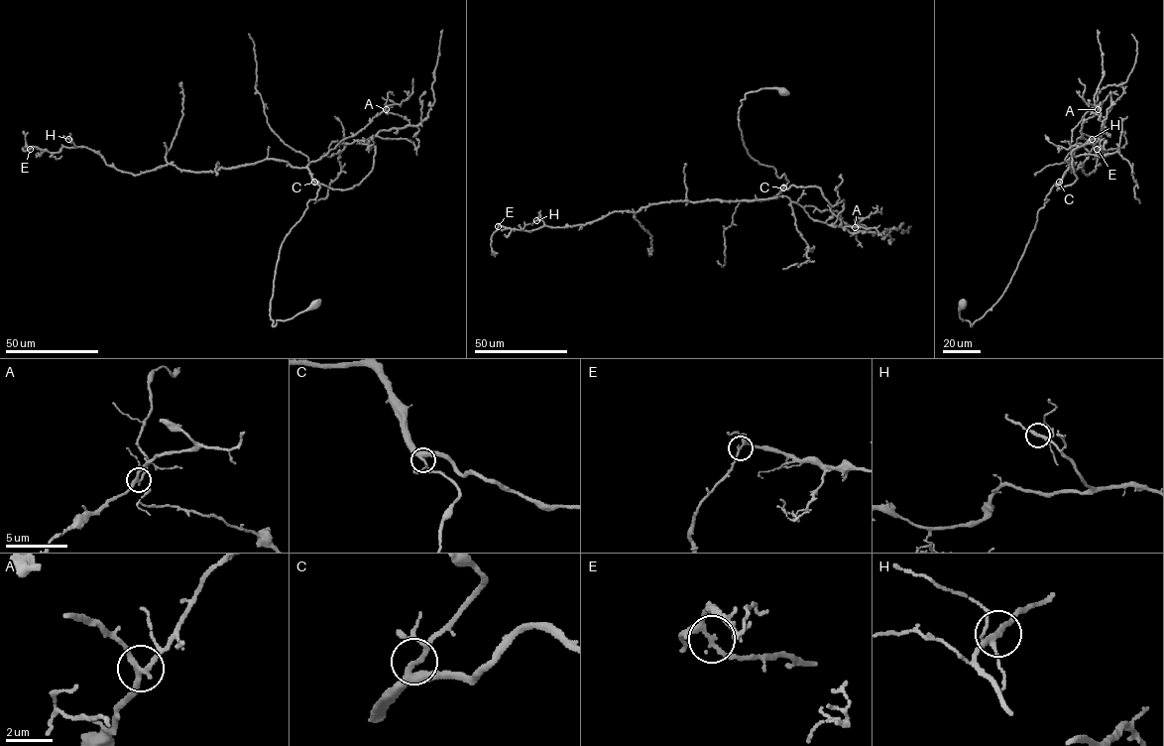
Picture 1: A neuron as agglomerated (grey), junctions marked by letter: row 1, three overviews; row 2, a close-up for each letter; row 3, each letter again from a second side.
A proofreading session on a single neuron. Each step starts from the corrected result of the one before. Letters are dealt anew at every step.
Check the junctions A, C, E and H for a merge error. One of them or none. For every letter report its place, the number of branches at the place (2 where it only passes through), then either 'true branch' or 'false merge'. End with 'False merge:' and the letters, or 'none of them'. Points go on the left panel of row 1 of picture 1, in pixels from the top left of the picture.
A: at (386, 109); 3 branches meet; true branch
C: at (314, 182); 3 branches meet; true branch
E: at (30, 149); 3 branches meet; false merge
H: at (68, 139); 3 branches meet; true branch
False merge: E

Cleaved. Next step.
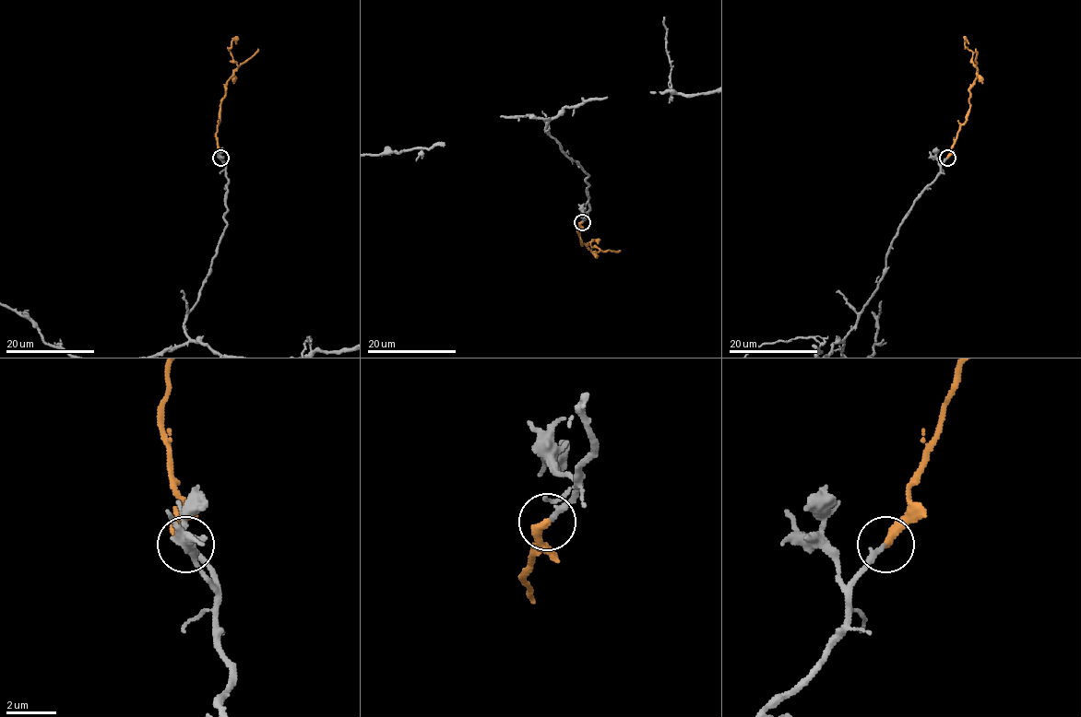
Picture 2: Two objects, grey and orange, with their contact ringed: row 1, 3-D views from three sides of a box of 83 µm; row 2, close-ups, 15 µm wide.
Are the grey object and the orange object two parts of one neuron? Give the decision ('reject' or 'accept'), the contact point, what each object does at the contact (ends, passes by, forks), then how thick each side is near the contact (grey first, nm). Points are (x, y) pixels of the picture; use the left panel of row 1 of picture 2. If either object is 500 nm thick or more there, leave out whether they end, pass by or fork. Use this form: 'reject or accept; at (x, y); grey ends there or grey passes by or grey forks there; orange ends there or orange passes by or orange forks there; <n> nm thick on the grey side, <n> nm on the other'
accept; at (220, 158); grey ends there; orange ends there; 220 nm thick on the grey side, 360 nm on the other

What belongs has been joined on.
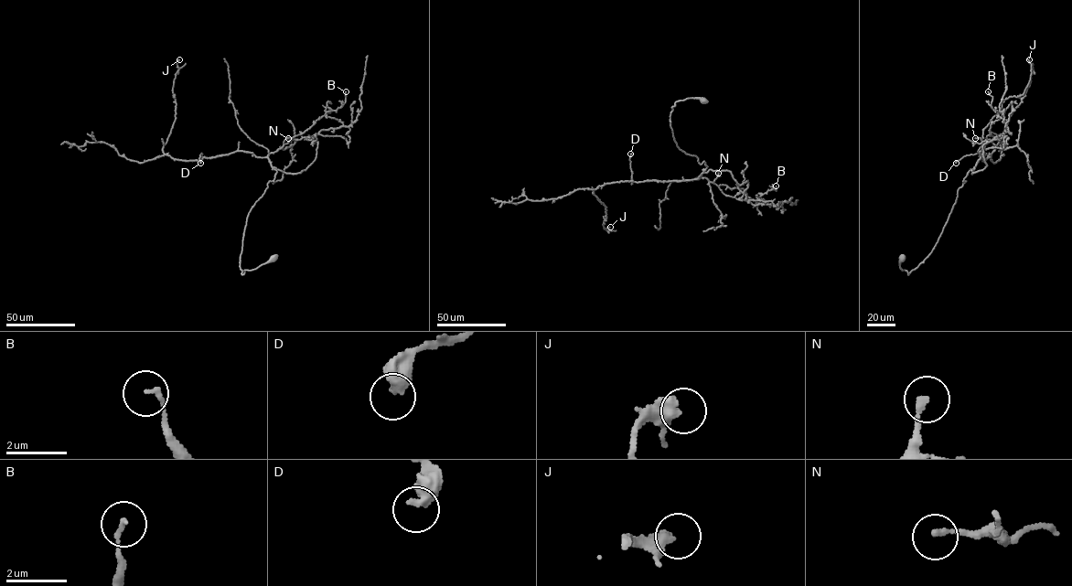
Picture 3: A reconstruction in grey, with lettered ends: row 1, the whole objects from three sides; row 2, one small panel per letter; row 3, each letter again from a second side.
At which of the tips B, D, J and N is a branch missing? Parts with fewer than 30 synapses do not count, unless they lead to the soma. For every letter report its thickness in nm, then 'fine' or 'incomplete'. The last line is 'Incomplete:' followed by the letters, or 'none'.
B: 130 nm thick; fine
D: 500 nm thick; fine
J: 320 nm thick; fine
N: 200 nm thick; fine
Incomplete: none

